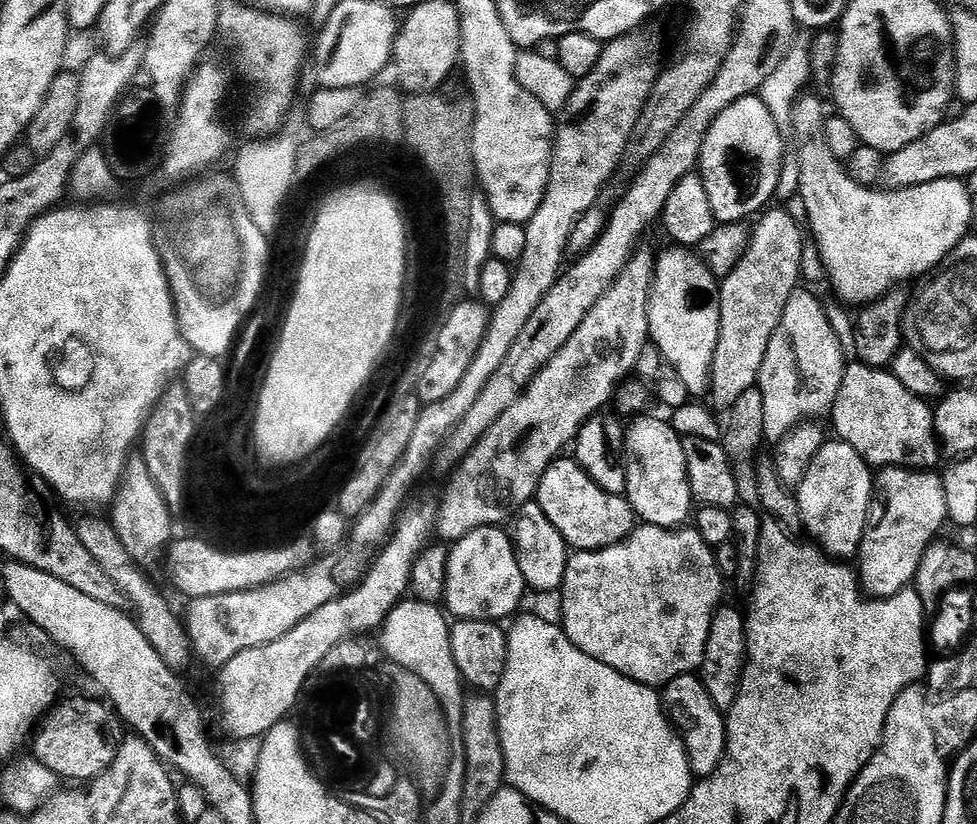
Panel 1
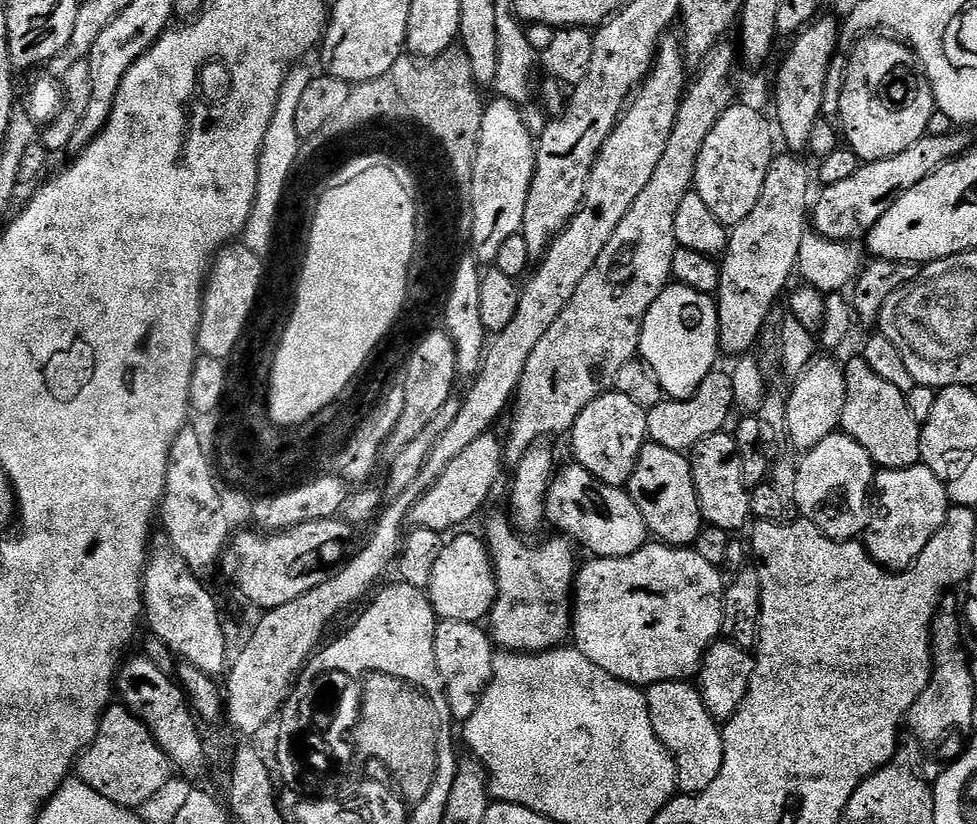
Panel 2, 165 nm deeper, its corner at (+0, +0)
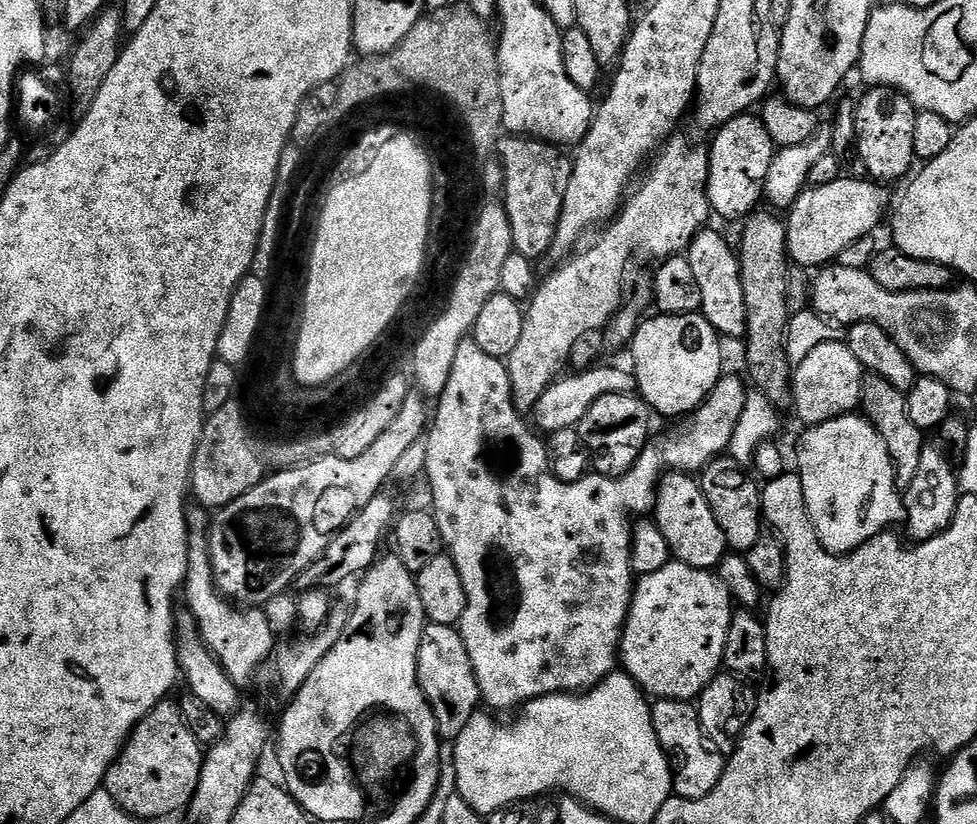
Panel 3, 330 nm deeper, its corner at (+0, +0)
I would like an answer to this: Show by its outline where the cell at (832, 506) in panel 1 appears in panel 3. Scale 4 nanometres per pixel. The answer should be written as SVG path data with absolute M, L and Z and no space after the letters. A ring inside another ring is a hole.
M863 414L839 416L821 424L813 424L805 432L808 433L800 440L800 465L798 465L798 471L802 478L802 490L804 491L804 501L808 507L808 516L812 519L812 524L816 528L818 538L827 552L833 552L835 556L843 556L845 552L853 552L856 548L862 547L866 542L870 542L870 538L874 538L880 532L889 531L893 527L892 523L899 516L901 519L905 515L904 497L896 485L896 467L892 461L892 455L888 452L888 447L882 438L880 429L867 416Z

